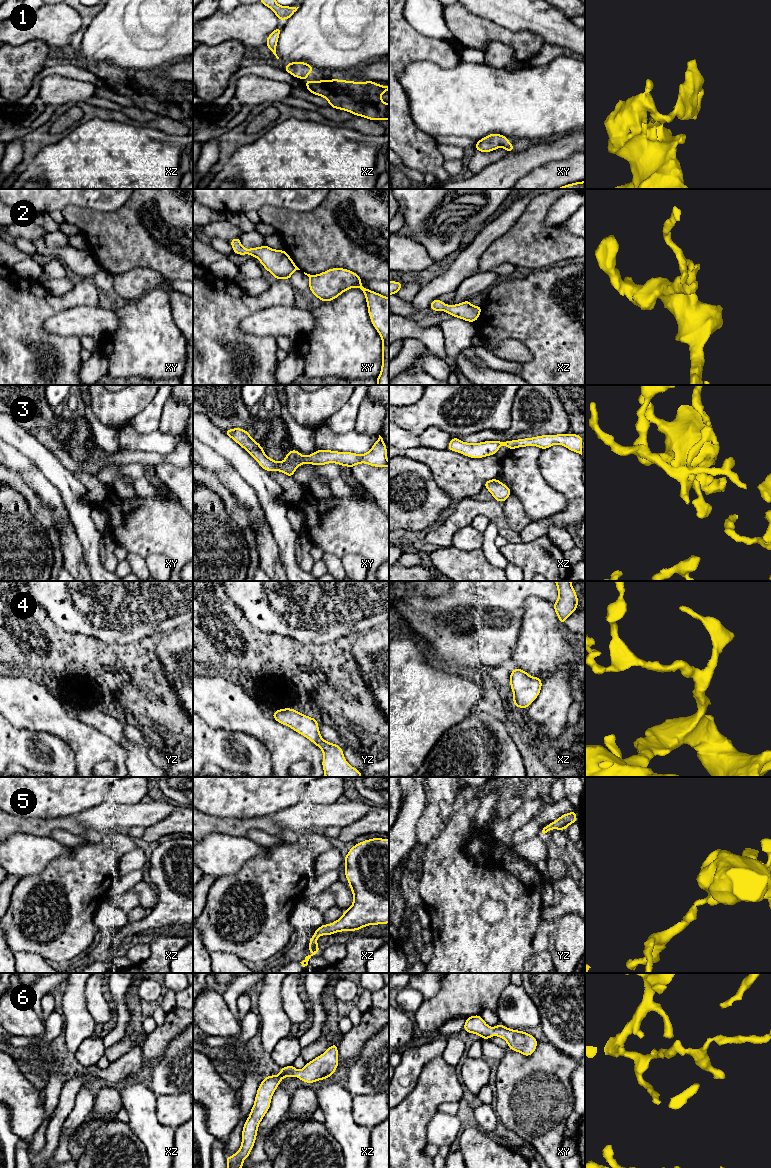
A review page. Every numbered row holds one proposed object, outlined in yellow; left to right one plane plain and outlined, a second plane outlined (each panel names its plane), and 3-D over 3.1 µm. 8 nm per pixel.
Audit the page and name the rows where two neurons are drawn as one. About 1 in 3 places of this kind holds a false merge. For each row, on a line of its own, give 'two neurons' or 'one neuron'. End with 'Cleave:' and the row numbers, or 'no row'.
1: one neuron
2: one neuron
3: one neuron
4: one neuron
5: one neuron
6: one neuron
Cleave: no row

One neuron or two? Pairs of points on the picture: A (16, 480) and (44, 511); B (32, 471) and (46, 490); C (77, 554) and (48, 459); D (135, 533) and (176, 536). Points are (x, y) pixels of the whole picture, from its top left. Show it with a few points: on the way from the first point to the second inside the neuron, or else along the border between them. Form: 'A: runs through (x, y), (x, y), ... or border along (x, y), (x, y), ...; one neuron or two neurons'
A: runs through (22, 488), (36, 503); one neuron
B: runs through (32, 476), (41, 485); one neuron
C: border along (71, 524), (82, 545); two neurons
D: runs through (145, 533), (166, 533); one neuron

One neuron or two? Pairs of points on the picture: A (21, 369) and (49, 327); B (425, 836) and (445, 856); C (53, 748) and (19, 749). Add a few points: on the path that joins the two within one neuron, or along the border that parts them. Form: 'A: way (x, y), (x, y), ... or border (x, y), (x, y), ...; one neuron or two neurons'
A: border (42, 324), (42, 327), (48, 333), (69, 336); two neurons
B: border (444, 824), (440, 833), (425, 847); two neurons
C: way (45, 749), (27, 749); one neuron

